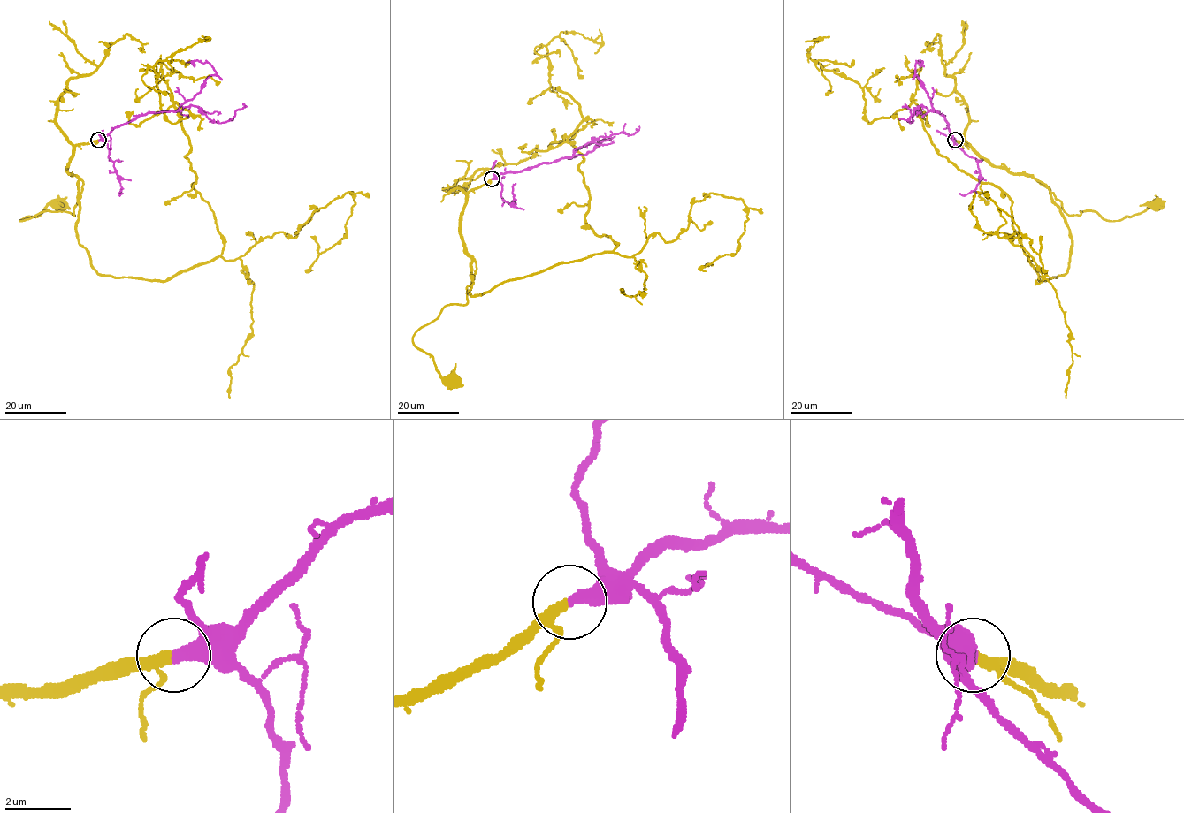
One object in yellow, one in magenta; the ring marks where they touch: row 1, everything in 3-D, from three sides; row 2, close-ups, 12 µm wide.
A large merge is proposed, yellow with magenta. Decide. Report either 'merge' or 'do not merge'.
merge

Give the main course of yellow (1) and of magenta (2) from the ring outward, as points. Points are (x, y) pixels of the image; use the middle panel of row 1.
1: (491, 179), (469, 192), (460, 220), (464, 251), (477, 267), (467, 302), (446, 305), (413, 337), (451, 380)
2: (492, 179), (540, 163), (584, 155), (599, 143), (609, 139), (579, 147)

